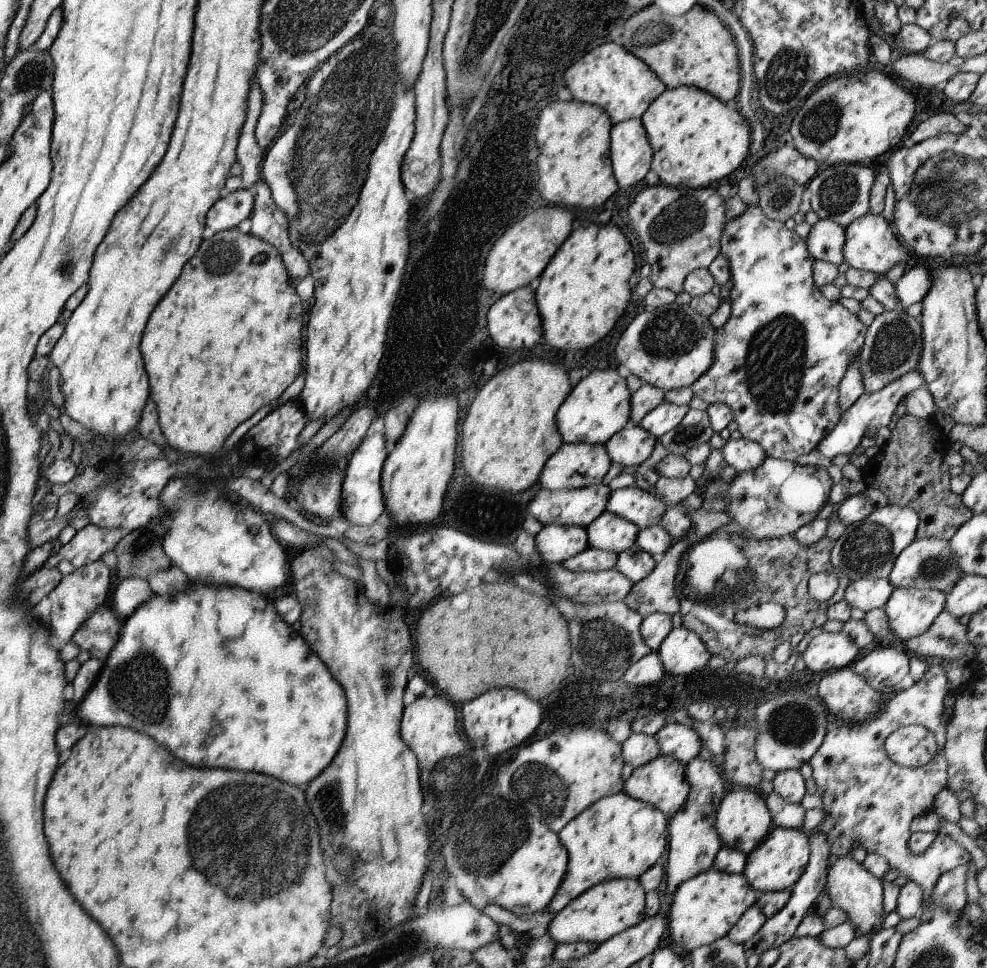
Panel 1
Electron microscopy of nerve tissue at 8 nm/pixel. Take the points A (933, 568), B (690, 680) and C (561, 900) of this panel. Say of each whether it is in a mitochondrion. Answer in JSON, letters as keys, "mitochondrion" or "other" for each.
{"A":"mitochondrion","B":"other","C":"other"}

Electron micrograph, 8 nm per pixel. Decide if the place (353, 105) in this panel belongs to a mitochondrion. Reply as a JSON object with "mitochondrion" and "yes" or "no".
{"mitochondrion":"yes"}

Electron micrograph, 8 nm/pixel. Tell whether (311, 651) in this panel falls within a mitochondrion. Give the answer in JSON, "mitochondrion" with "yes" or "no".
{"mitochondrion":"no"}

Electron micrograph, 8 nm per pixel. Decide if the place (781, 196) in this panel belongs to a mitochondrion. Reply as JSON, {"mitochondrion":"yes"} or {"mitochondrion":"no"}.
{"mitochondrion":"yes"}

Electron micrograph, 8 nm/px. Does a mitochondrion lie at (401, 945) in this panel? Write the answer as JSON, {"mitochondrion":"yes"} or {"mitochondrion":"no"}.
{"mitochondrion":"yes"}

